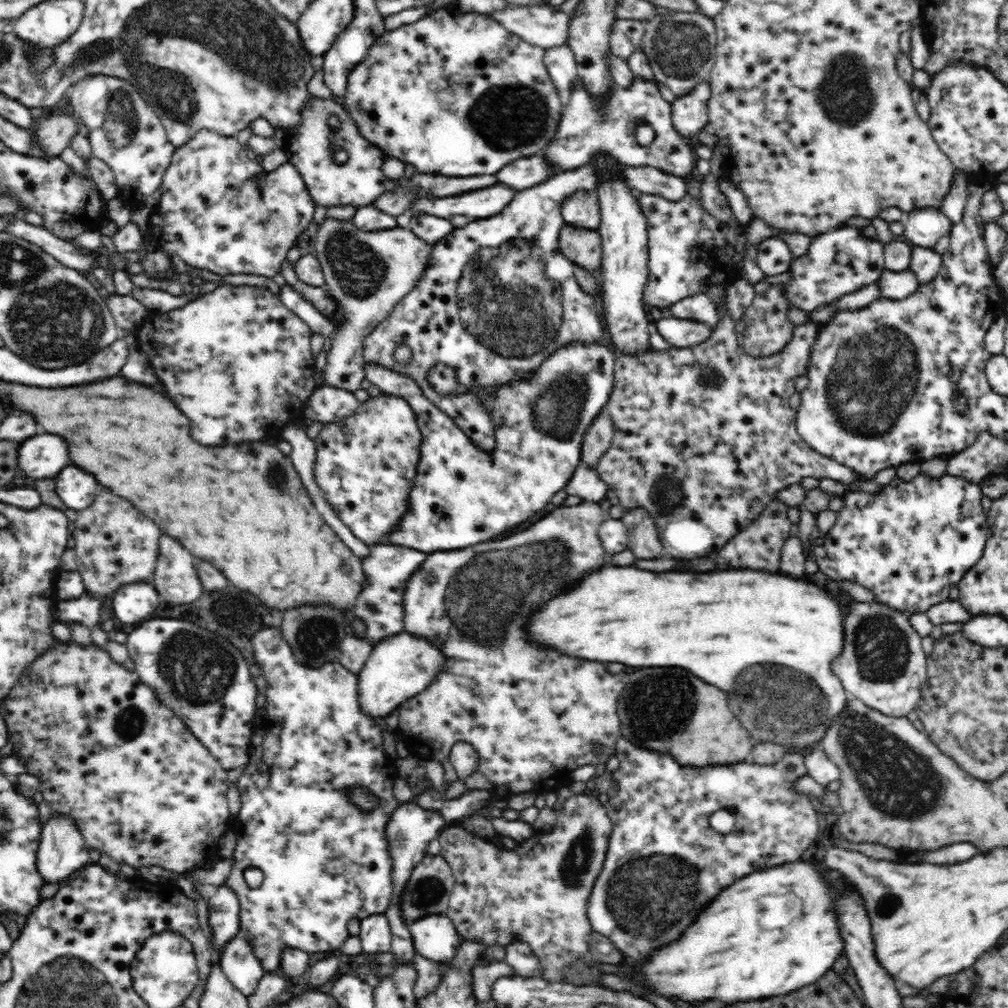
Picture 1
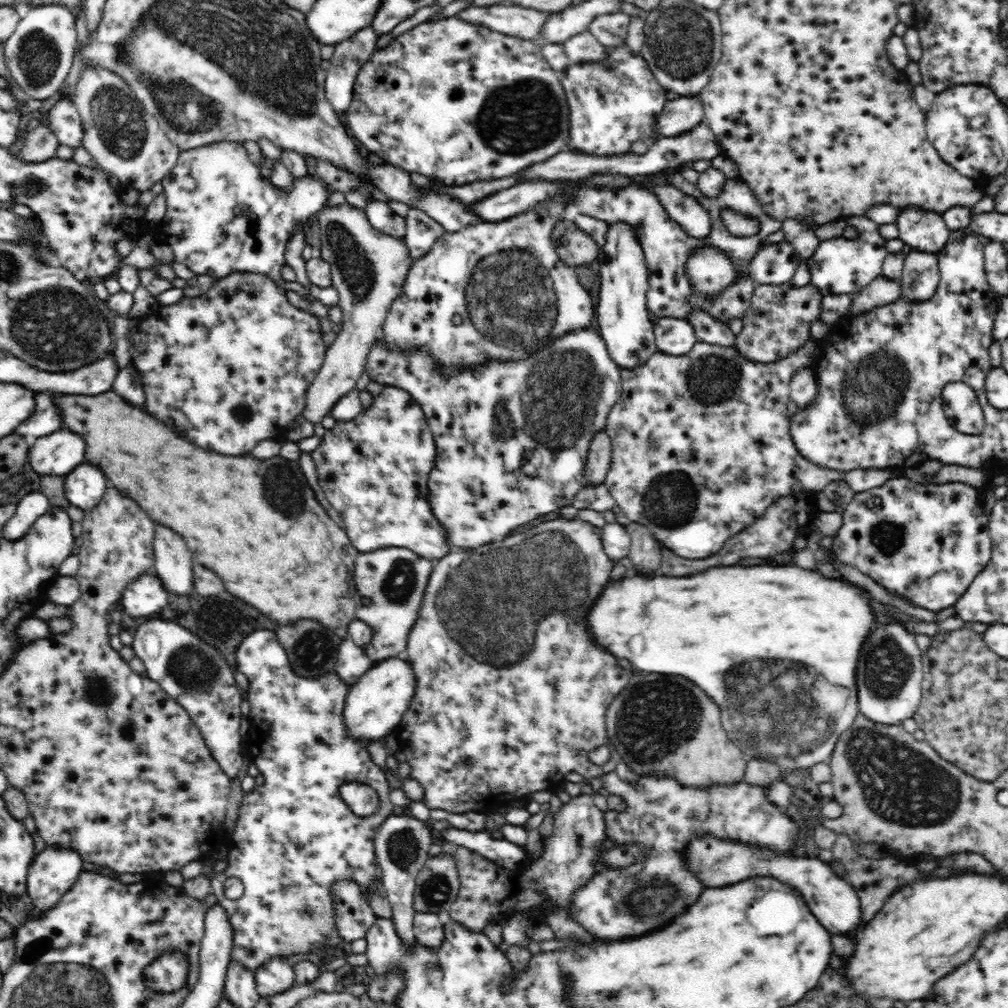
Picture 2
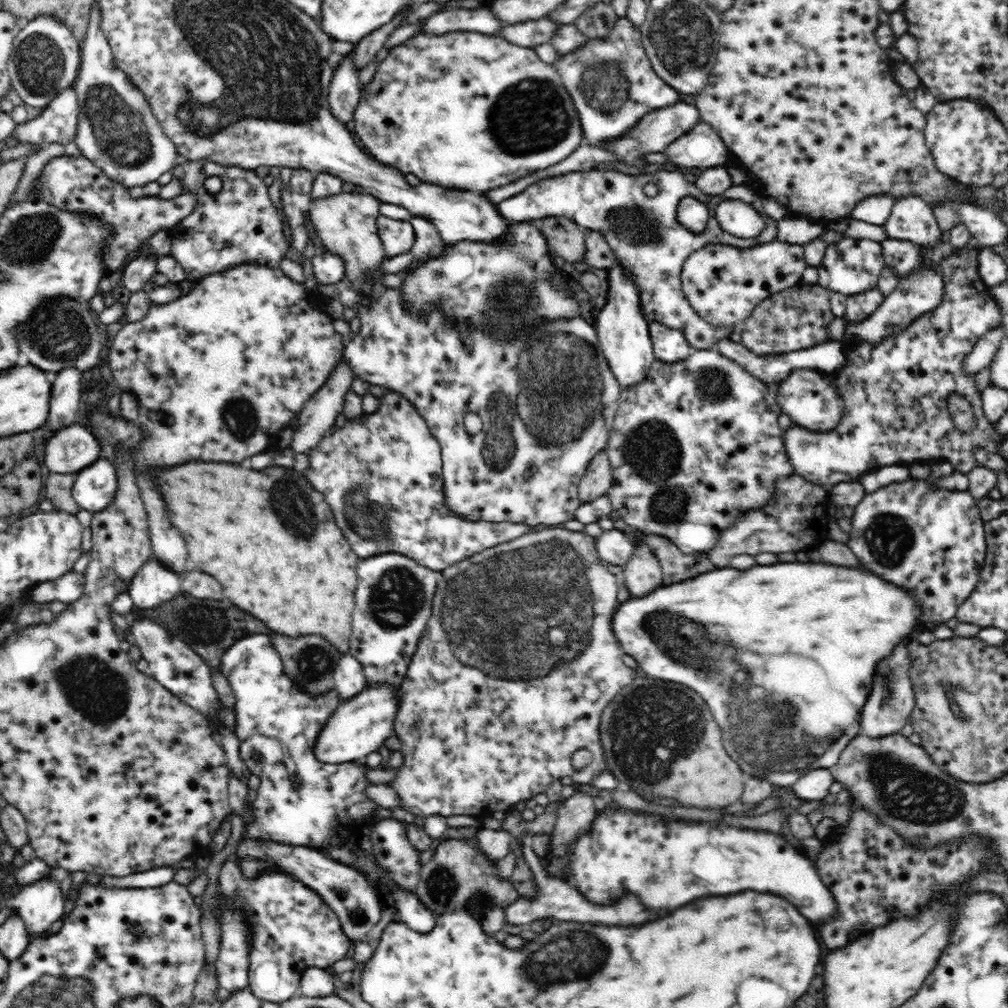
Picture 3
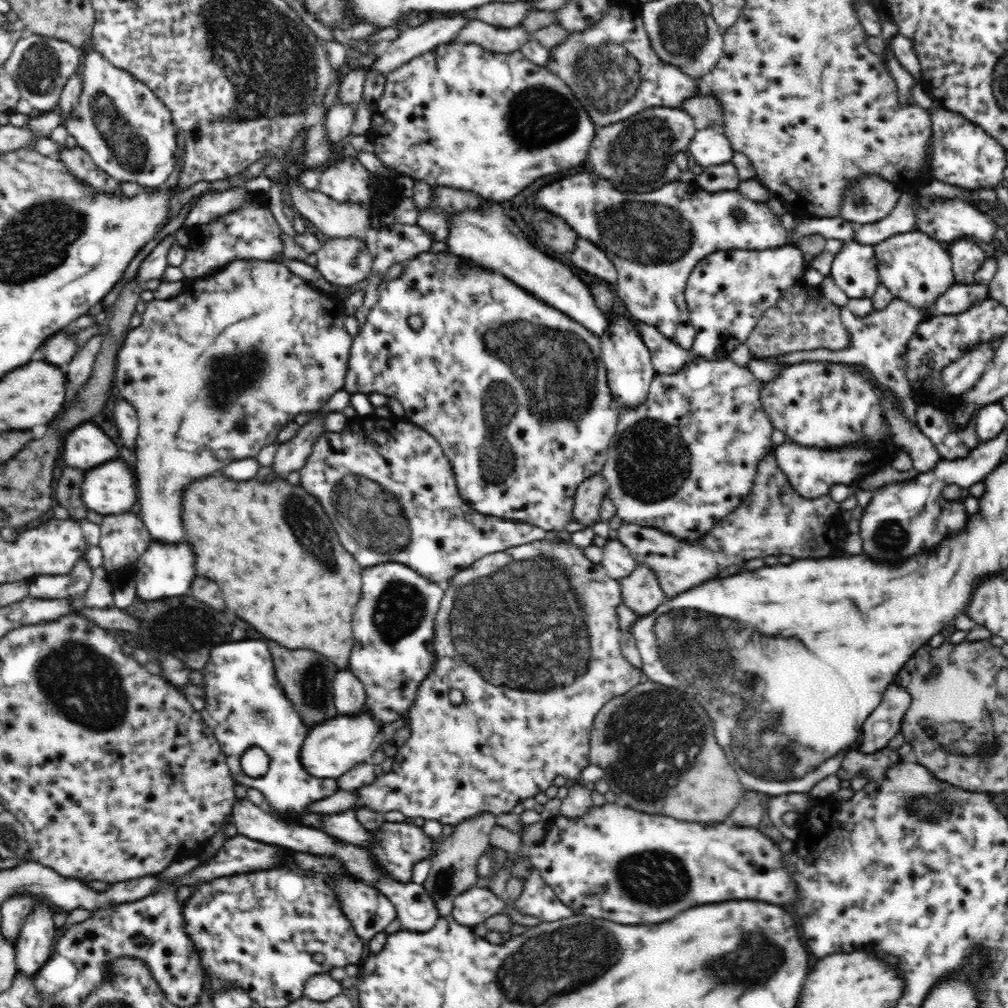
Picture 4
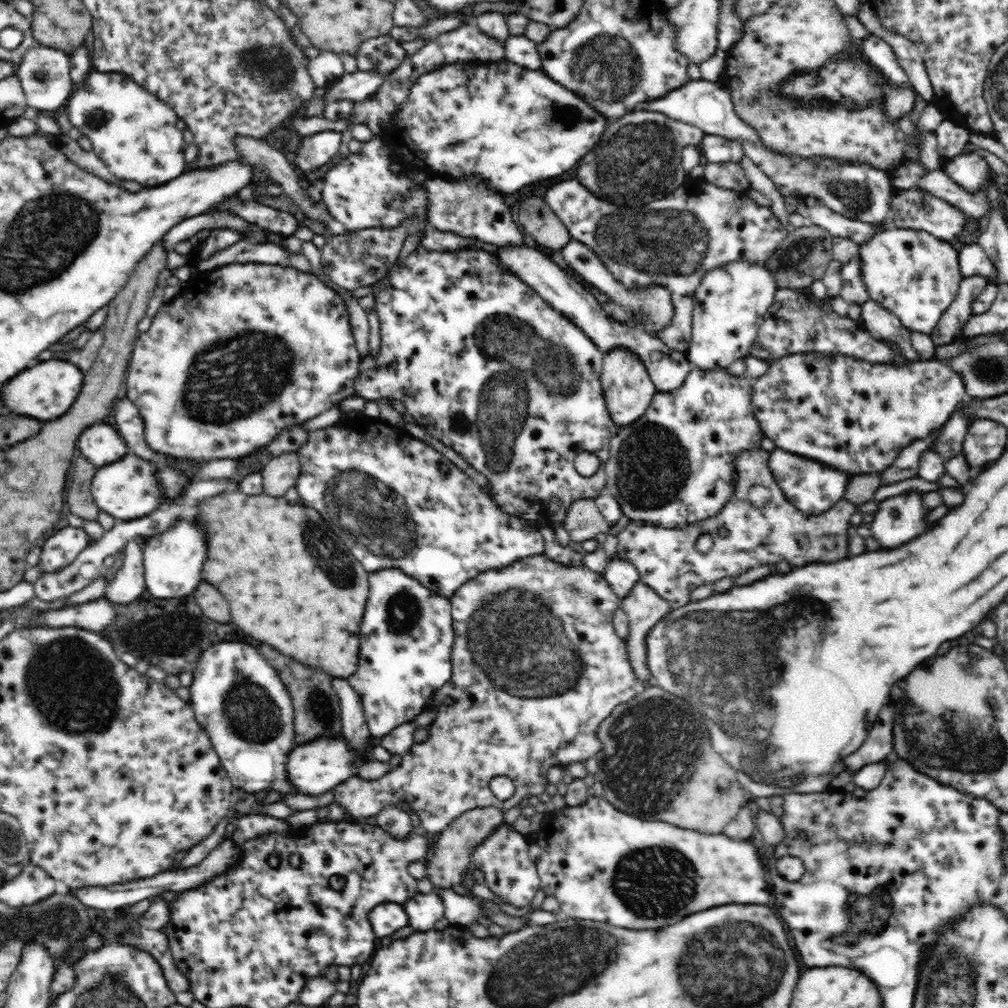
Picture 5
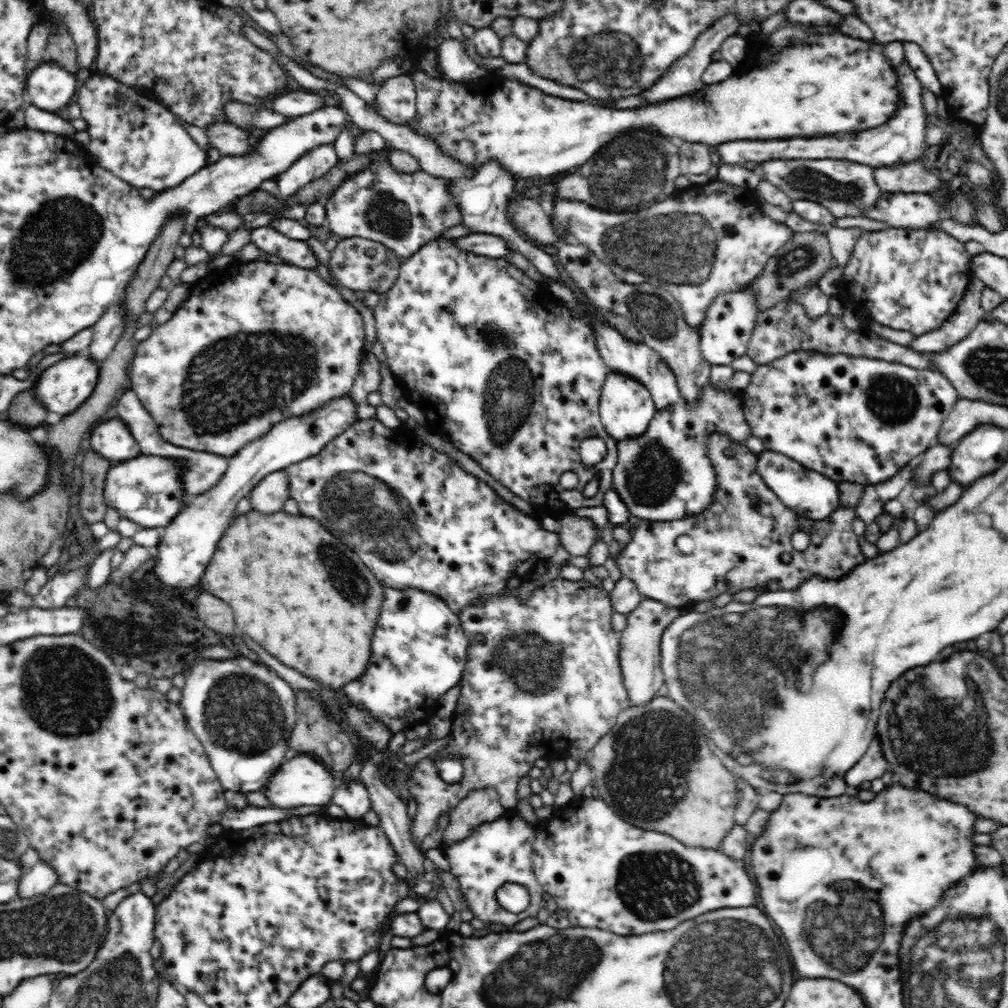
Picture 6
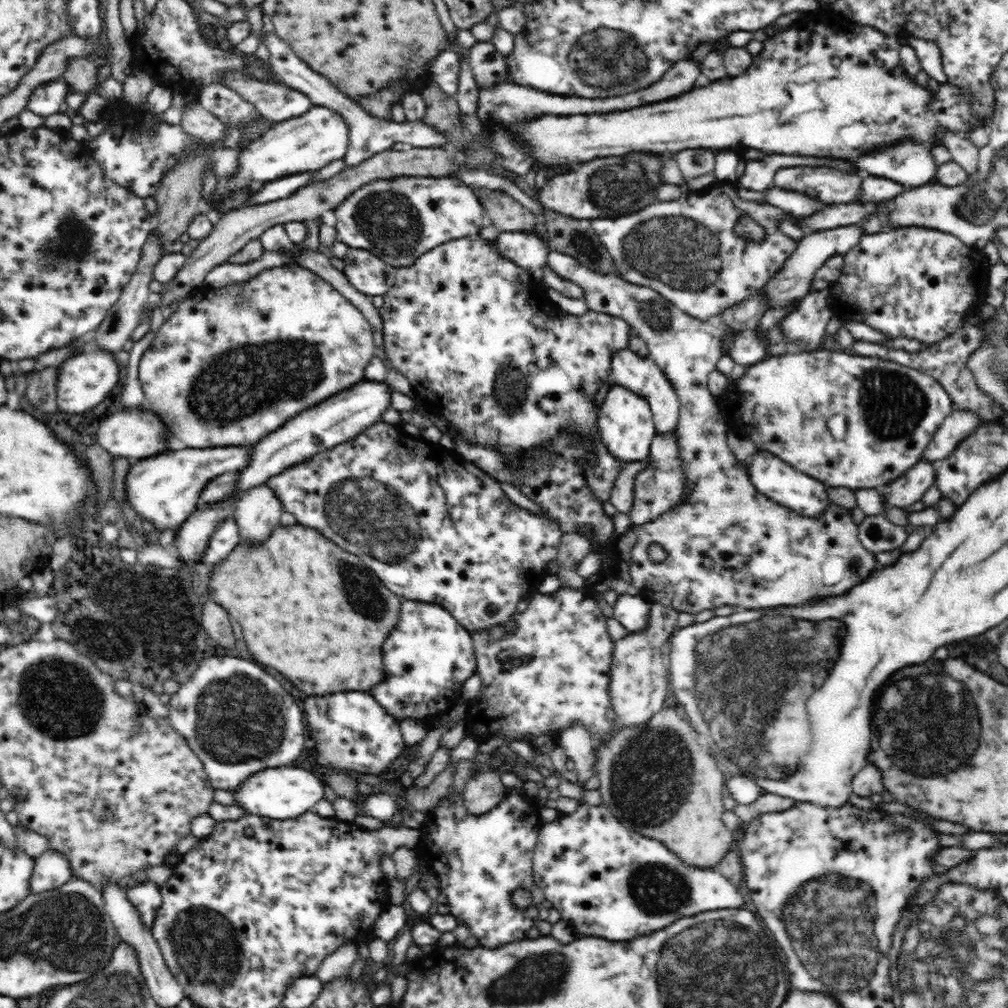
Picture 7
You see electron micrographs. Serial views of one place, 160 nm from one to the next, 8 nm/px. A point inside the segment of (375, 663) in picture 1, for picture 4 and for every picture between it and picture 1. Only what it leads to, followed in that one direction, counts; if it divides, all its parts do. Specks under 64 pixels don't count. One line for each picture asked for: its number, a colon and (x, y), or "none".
2: (375, 704)
3: (360, 725)
4: (338, 745)

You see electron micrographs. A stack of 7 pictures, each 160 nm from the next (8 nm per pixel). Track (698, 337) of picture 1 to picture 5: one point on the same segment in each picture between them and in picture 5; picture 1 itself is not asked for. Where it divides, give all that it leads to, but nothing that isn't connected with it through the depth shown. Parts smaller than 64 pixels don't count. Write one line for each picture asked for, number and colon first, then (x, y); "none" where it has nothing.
2: (676, 337)
3: (669, 345)
4: (667, 357)
5: (668, 368)

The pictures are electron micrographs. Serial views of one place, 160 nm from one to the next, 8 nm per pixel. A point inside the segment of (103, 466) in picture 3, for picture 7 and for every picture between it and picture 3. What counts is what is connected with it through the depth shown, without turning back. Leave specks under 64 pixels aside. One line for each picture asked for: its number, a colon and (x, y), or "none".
4: (111, 488)
5: (128, 489)
6: (148, 490)
7: (165, 490)

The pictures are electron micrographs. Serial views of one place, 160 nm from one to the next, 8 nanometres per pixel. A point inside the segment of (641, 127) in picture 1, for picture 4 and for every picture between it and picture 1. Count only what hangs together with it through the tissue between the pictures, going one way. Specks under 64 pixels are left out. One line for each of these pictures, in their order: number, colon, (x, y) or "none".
2: (612, 103)
3: (612, 83)
4: (611, 66)

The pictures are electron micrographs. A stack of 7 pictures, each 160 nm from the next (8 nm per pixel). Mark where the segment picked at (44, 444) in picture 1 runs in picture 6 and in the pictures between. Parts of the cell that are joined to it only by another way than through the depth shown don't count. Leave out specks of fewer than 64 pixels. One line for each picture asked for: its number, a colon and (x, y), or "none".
2: (58, 454)
3: (74, 448)
4: (86, 446)
5: (100, 444)
6: (111, 438)

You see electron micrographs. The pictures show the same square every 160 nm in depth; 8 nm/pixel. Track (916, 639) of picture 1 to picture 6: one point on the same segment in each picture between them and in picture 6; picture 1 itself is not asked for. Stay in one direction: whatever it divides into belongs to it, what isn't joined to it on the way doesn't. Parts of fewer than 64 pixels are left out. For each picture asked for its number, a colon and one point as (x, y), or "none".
2: (889, 680)
3: (887, 710)
4: (885, 722)
5: (878, 746)
6: (873, 765)

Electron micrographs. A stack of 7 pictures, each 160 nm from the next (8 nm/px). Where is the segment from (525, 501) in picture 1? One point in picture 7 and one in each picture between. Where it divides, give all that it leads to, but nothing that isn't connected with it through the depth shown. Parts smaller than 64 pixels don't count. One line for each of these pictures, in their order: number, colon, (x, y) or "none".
2: (512, 437)
3: (538, 400)
4: (488, 351)
5: (452, 323)
6: (512, 378)
7: (481, 344)

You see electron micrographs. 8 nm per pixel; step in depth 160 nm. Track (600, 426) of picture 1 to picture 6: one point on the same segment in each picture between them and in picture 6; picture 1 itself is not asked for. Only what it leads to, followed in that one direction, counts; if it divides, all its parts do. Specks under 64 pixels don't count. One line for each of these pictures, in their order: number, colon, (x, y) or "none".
2: (598, 461)
3: (598, 478)
4: (587, 500)
5: (584, 521)
6: (577, 534)

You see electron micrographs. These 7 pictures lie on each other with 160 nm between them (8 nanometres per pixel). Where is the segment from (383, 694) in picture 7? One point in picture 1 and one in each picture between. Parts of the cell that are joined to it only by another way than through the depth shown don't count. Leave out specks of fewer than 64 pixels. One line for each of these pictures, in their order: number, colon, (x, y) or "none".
1: (380, 604)
2: (390, 583)
3: (394, 596)
4: (393, 623)
5: (406, 638)
6: (419, 652)

